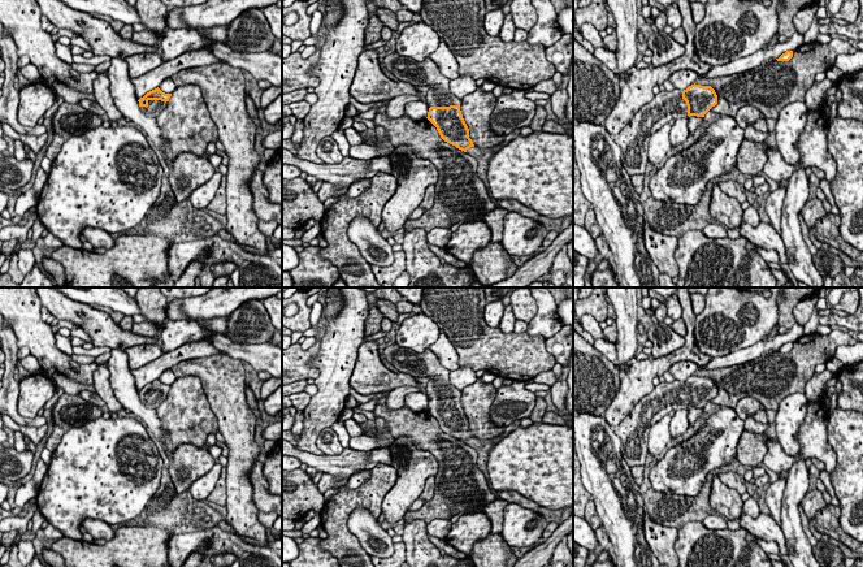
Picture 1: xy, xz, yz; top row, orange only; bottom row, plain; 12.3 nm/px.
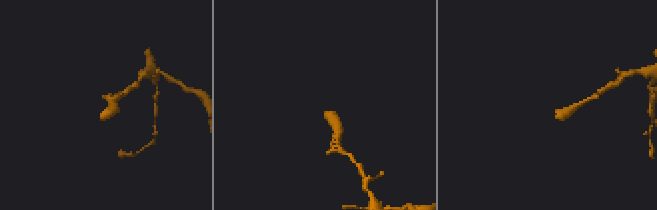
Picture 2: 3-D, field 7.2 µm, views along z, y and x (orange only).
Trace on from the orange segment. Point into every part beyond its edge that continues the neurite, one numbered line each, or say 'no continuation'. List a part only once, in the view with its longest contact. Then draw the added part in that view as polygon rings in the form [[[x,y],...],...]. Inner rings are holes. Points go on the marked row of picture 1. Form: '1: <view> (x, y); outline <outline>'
1: xy (155, 108); outline [[[148,100],[147,107],[140,107],[142,112],[148,117],[156,118],[168,105],[168,101],[161,100]]]

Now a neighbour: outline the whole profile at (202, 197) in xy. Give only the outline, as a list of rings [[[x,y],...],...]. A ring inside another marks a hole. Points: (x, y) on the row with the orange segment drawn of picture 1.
[[[217,170],[207,183],[194,190],[194,192],[188,198],[191,204],[196,209],[205,209],[207,205],[214,198],[220,187],[221,179],[222,179],[222,174]]]

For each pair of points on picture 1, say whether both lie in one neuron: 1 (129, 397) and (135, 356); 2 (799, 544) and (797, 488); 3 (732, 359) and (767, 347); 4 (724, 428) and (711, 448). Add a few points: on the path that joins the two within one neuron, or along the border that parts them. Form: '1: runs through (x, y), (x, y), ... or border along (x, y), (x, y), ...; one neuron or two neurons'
1: border along (122, 350), (126, 354), (130, 369); two neurons
2: runs through (793, 529), (792, 502); one neuron
3: runs through (741, 356), (758, 349); one neuron
4: runs through (723, 433), (716, 442); one neuron

